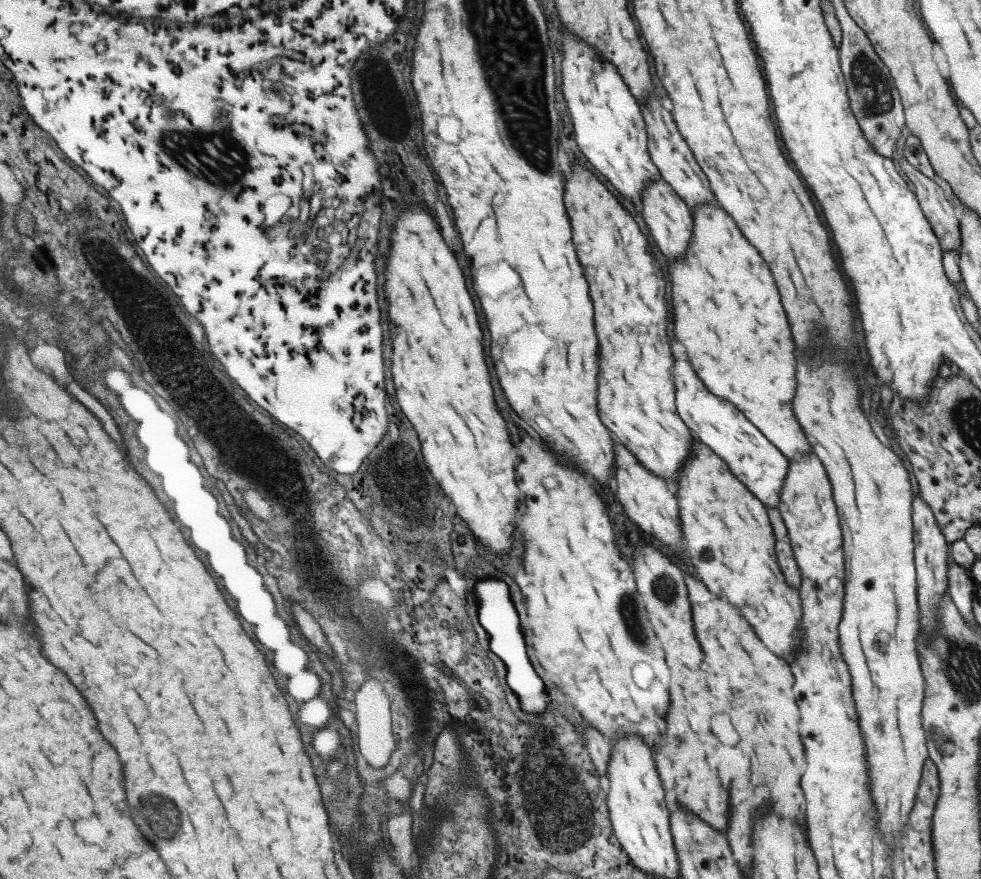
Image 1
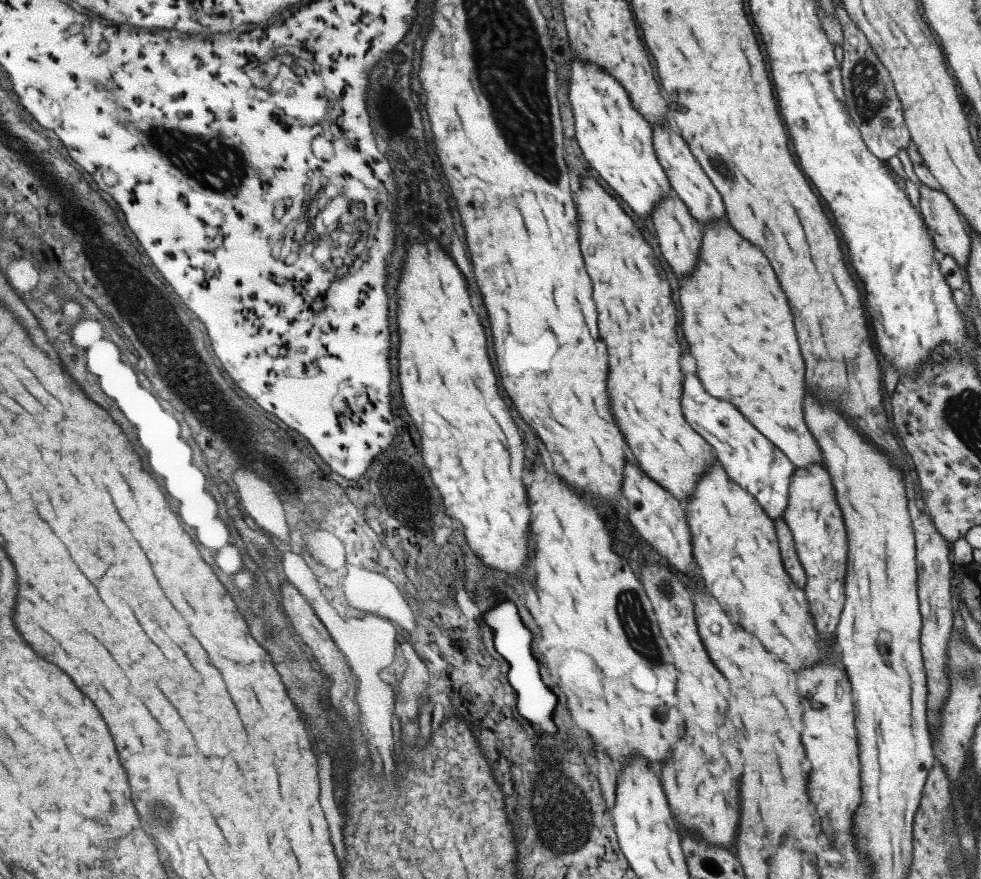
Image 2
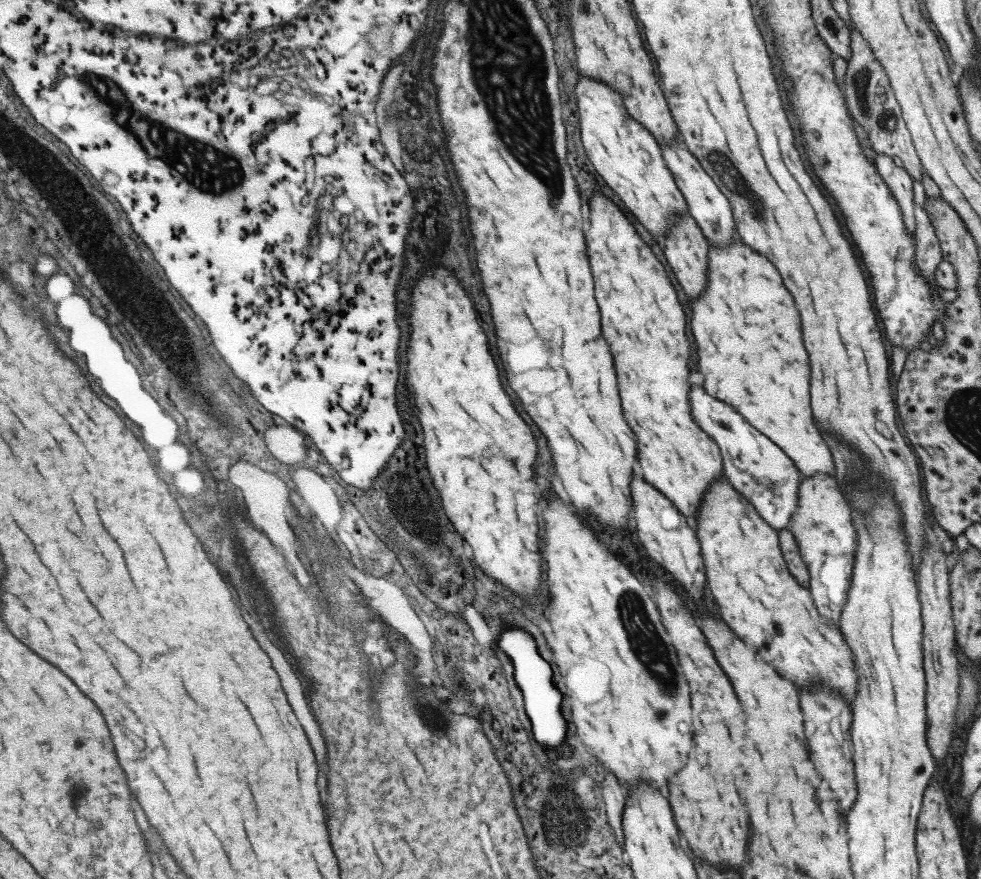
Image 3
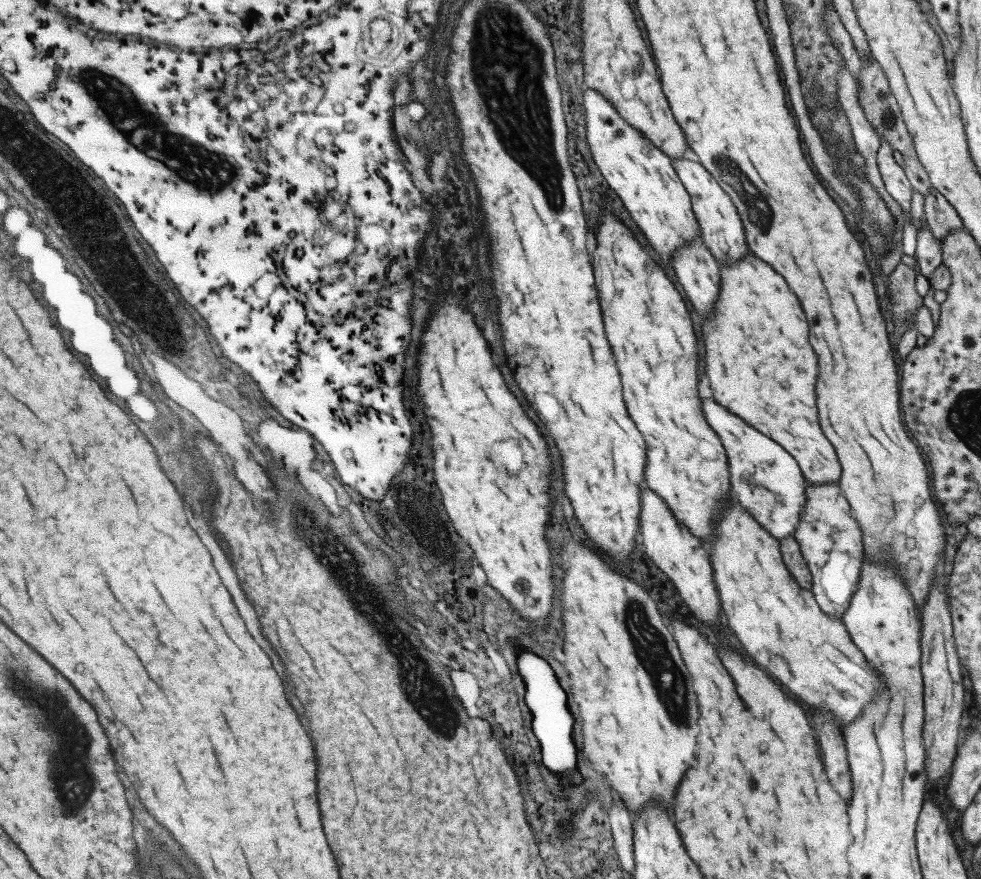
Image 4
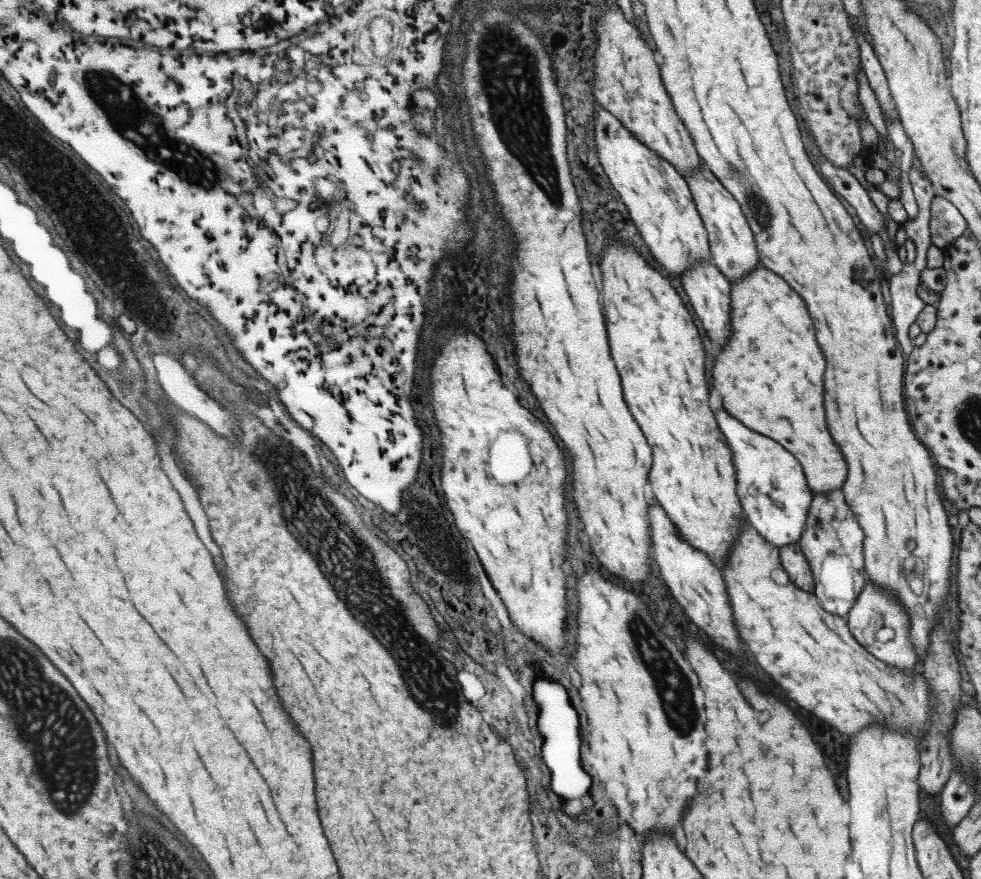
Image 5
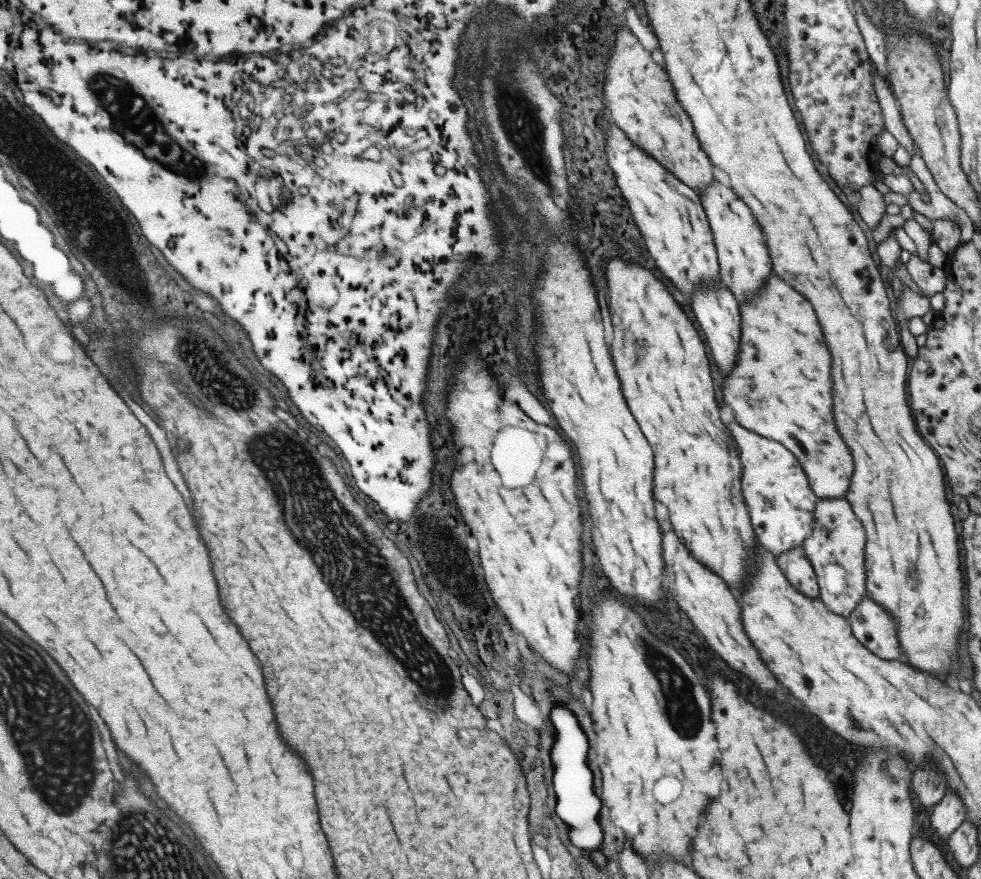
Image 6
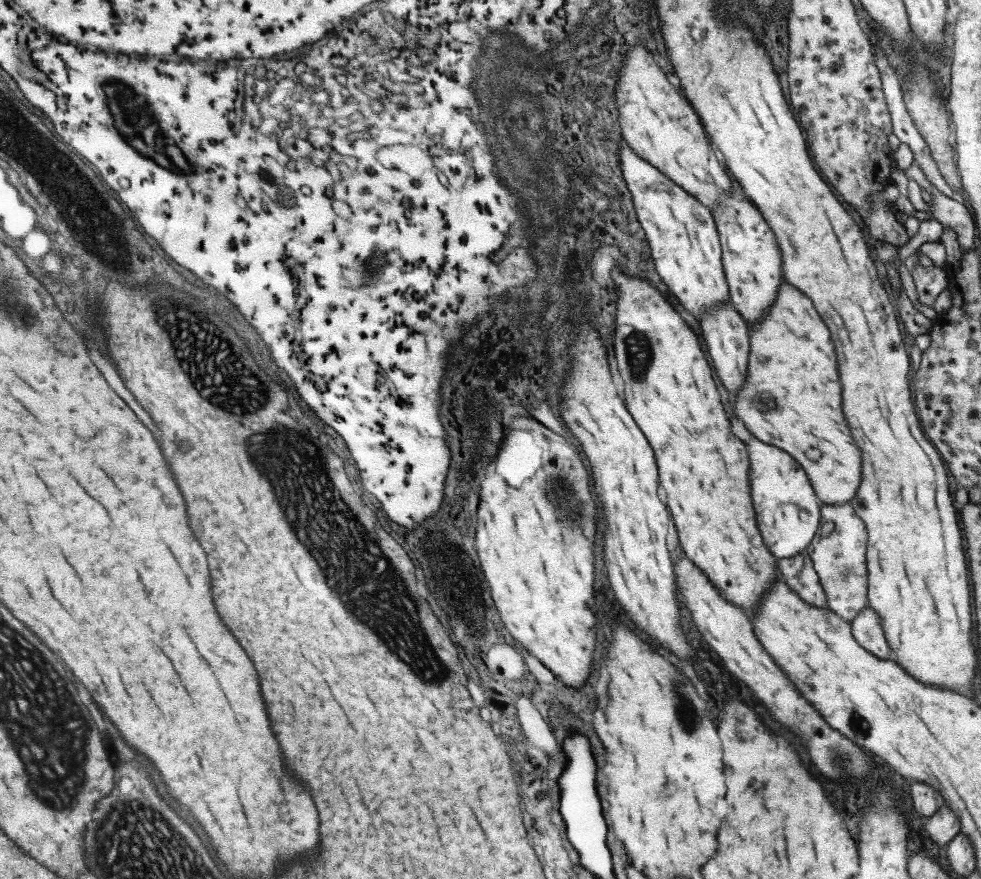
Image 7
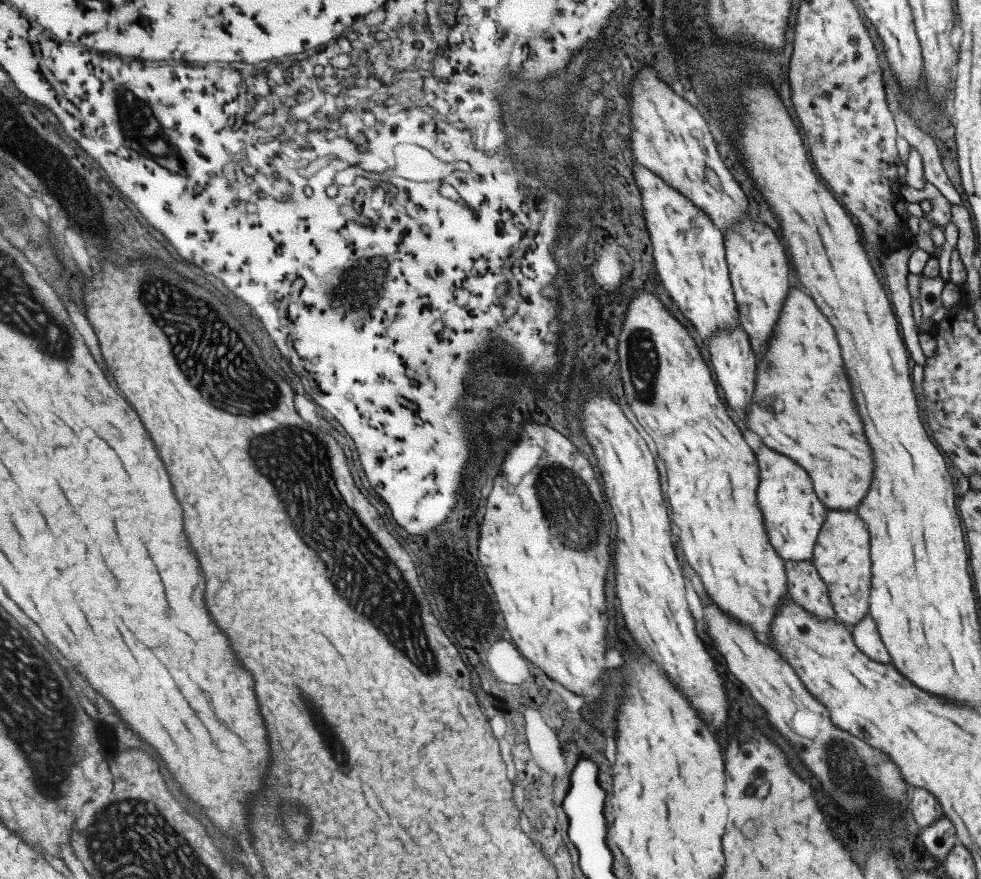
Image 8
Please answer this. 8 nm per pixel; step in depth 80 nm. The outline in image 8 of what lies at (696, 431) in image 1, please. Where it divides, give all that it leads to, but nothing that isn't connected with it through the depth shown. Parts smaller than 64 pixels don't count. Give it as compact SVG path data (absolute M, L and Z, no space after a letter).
M765 445L757 448L754 457L758 468L756 503L769 544L784 561L809 561L827 509L816 497L808 474L793 459Z

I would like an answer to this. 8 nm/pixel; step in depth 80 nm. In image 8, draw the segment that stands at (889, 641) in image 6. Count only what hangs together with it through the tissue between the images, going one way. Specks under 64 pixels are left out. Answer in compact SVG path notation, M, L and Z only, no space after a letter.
M867 614L850 626L850 633L855 646L872 661L889 663L891 657L881 642L875 621Z

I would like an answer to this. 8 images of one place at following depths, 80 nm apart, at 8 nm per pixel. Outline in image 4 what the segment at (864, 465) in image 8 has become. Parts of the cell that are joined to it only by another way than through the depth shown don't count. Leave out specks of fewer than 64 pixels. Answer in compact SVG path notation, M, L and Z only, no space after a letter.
M750 253L737 262L718 264L718 270L715 310L701 322L701 336L705 338L703 372L709 382L712 399L789 453L796 460L807 484L837 483L840 464L834 448L819 428L813 392L817 358L809 350L807 324L797 298L789 292L786 282L777 272Z

